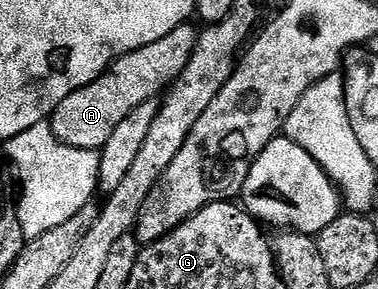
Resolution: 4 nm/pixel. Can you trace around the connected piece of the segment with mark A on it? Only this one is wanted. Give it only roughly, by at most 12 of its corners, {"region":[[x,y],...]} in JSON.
{"region":[[198,30],[123,55],[51,118],[67,147],[101,150],[135,107],[180,78]]}

